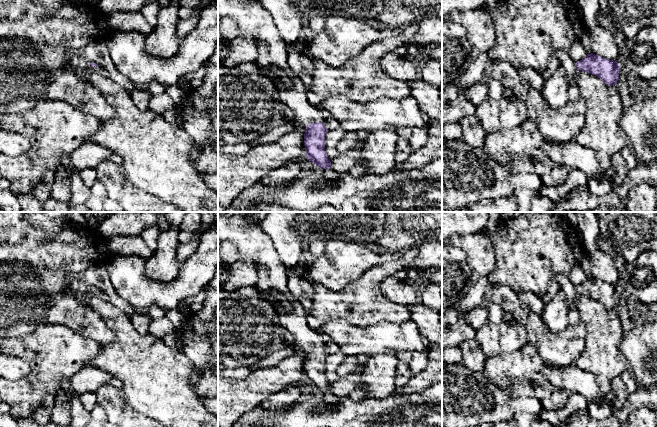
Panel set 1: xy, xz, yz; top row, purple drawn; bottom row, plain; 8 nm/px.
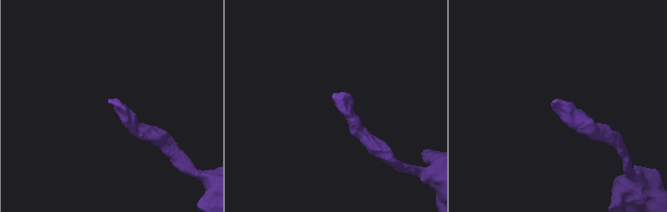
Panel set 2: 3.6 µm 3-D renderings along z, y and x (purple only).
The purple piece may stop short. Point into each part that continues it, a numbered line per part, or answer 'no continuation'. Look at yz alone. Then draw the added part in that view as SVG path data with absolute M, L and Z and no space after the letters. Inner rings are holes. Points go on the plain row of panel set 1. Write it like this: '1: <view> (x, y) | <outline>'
1: yz (566, 286) | M554 273L552 279L555 280L559 285L559 290L564 293L566 302L570 309L575 308L575 300L578 296L576 285L574 285L568 275L562 273Z

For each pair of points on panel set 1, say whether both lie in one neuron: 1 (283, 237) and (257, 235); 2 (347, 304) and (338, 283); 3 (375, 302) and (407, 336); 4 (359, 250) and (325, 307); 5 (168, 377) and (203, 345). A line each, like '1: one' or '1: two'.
1: two
2: two
3: two
4: two
5: two

